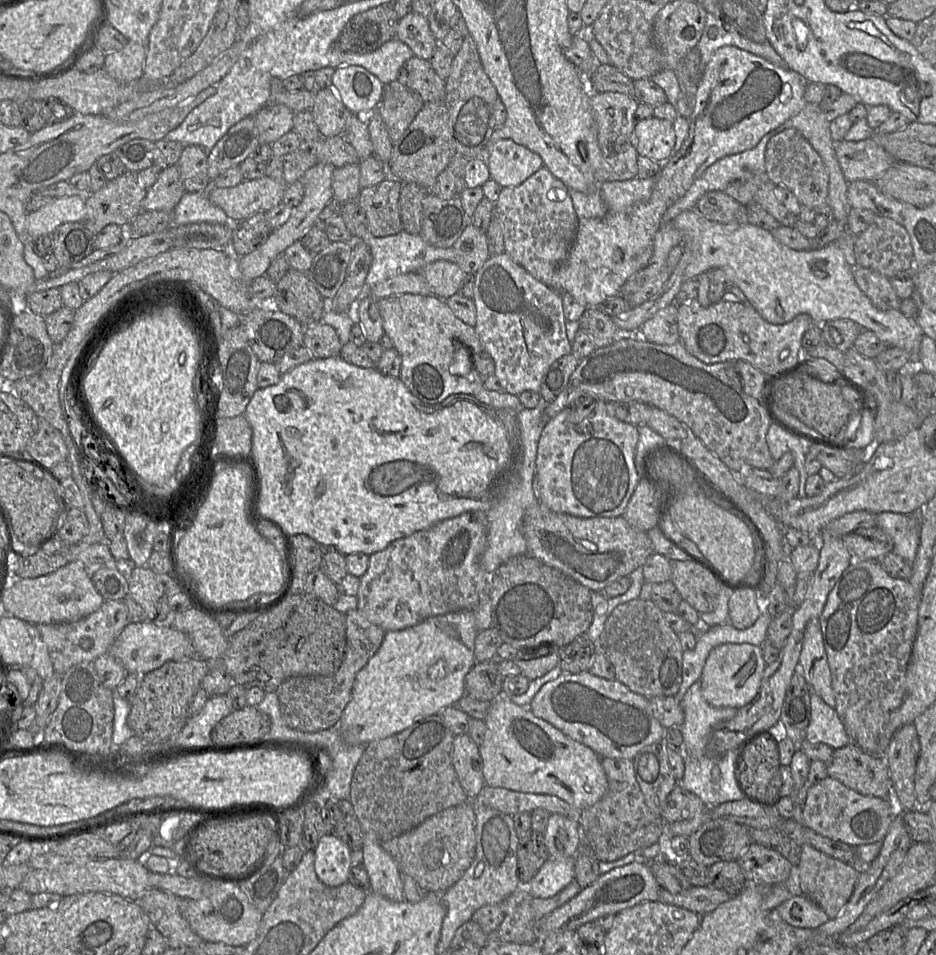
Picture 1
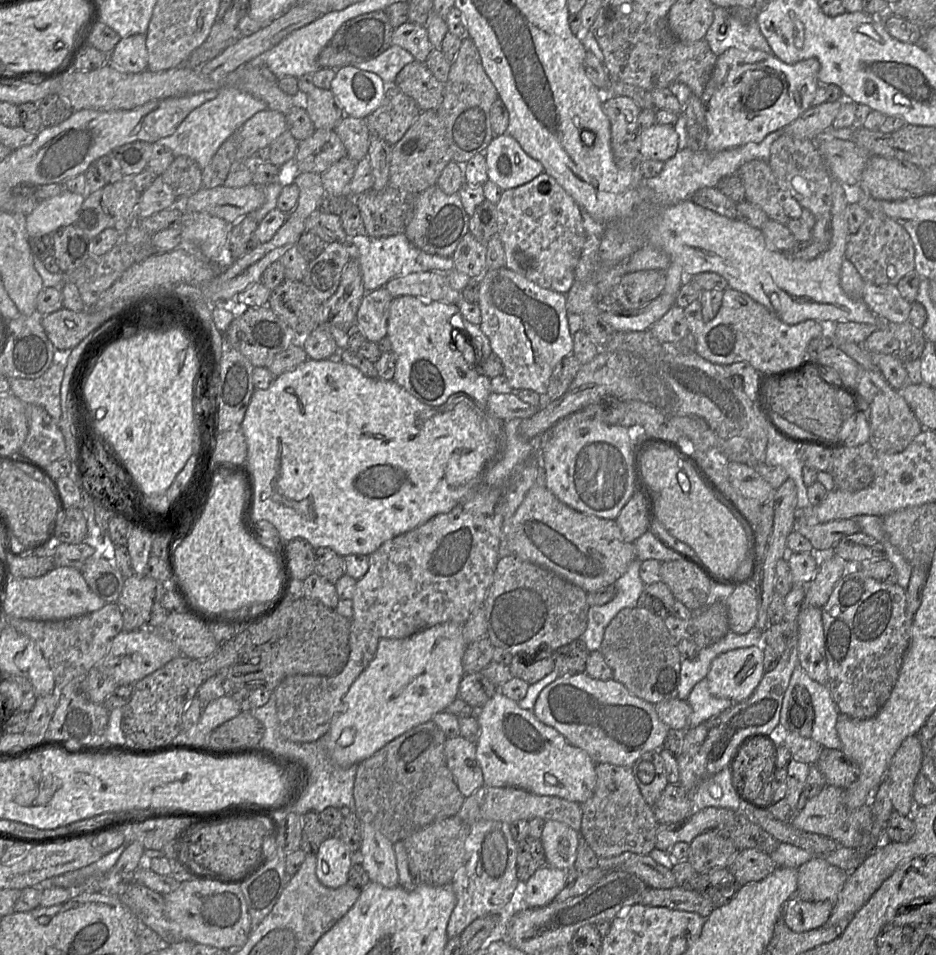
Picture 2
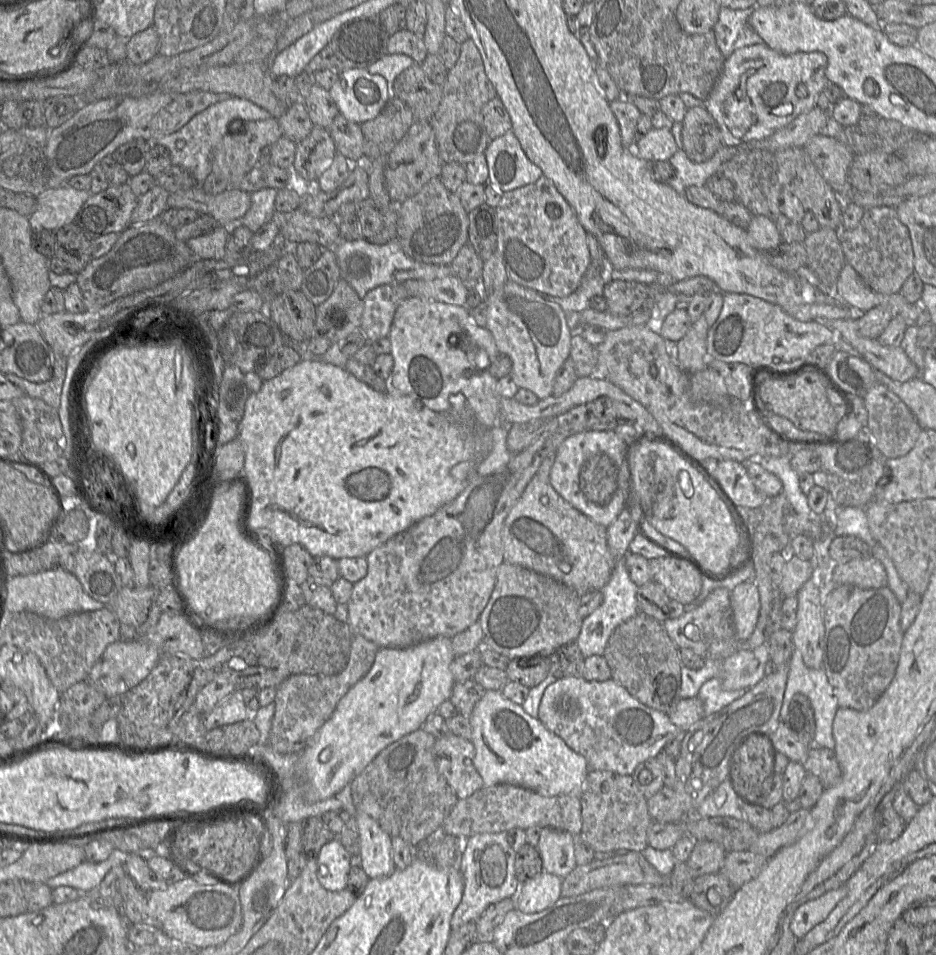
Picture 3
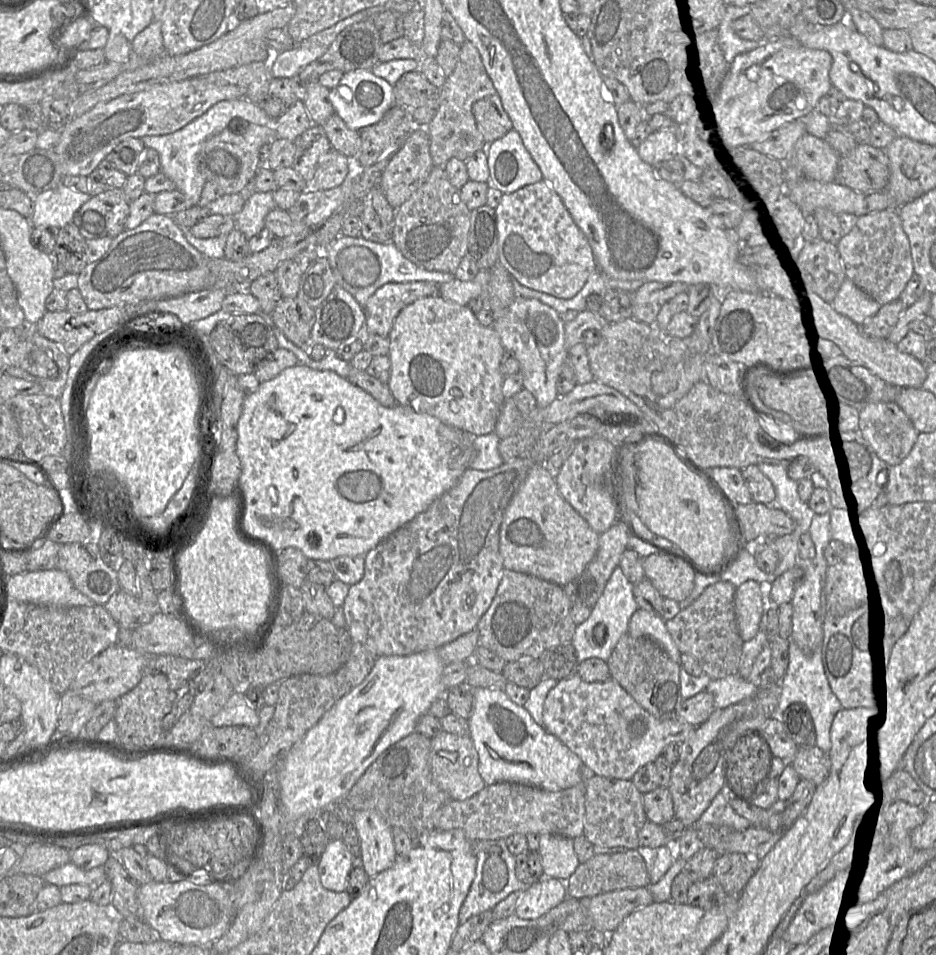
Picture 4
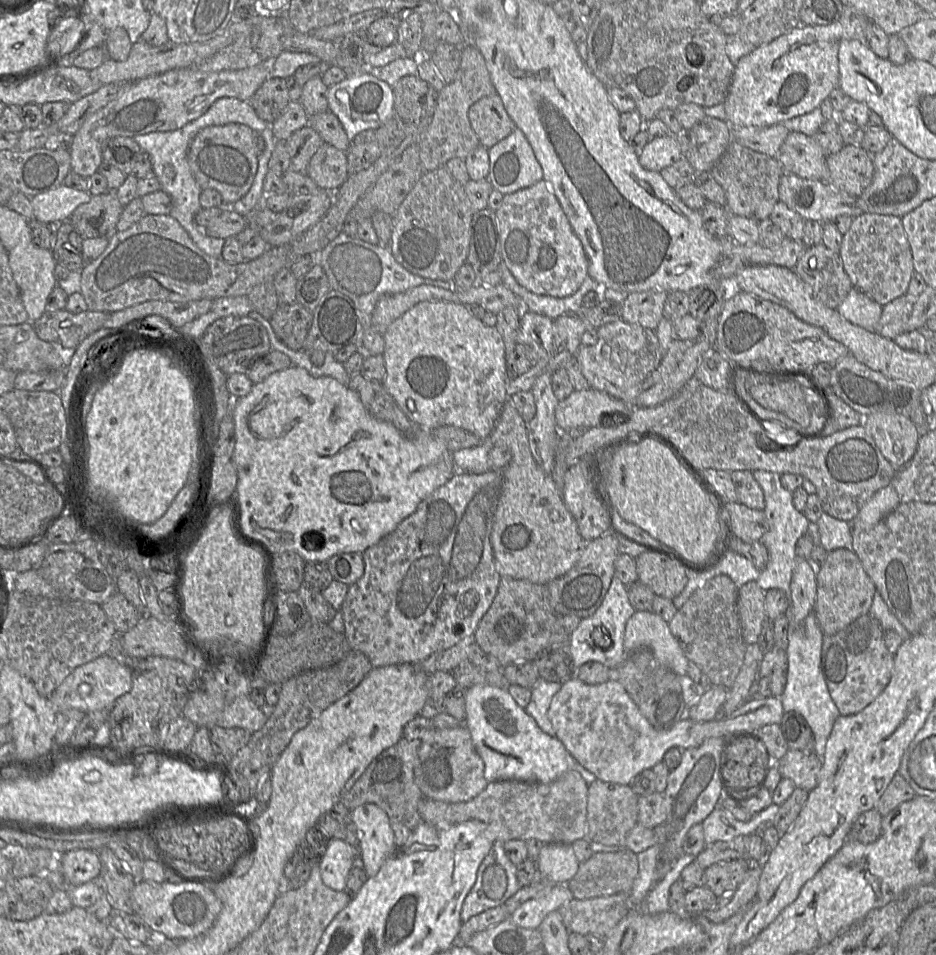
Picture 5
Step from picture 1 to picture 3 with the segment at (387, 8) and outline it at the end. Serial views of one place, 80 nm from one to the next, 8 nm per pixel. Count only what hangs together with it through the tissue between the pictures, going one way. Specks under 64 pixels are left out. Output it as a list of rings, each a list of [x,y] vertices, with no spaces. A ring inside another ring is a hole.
[[[379,15],[353,19],[335,32],[329,43],[310,60],[303,72],[314,75],[318,71],[330,70],[340,74],[348,69],[366,69],[387,54],[389,38]]]

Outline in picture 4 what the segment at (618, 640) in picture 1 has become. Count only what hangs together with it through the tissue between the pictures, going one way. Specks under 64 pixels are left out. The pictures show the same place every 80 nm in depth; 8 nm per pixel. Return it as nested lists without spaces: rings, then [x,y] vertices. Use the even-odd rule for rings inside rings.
[[[623,634],[607,660],[610,678],[619,685],[647,712],[659,720],[677,720],[677,713],[683,701],[680,685],[681,664],[668,657],[665,651],[649,637],[632,637]]]

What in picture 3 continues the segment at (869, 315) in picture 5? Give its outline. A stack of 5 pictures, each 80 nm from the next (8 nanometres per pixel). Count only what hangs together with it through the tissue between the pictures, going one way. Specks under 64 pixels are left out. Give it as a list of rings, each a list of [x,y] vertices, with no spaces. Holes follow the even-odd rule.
[[[847,262],[839,275],[835,296],[839,303],[848,305],[858,314],[864,314],[879,306],[878,293],[874,292]]]

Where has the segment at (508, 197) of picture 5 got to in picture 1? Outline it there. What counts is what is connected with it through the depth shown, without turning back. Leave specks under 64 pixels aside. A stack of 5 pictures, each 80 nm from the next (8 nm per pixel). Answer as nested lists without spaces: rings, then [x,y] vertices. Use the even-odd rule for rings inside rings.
[[[542,166],[522,184],[502,187],[494,216],[502,226],[505,253],[535,279],[550,287],[555,272],[569,253],[579,223],[568,188]]]

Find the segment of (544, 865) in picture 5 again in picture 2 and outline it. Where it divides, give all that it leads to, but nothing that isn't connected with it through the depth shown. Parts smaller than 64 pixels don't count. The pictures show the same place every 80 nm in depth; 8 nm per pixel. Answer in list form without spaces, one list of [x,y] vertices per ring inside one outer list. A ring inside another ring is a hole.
[[[546,821],[540,838],[546,864],[564,871],[573,869],[579,839],[580,831],[559,821]]]

